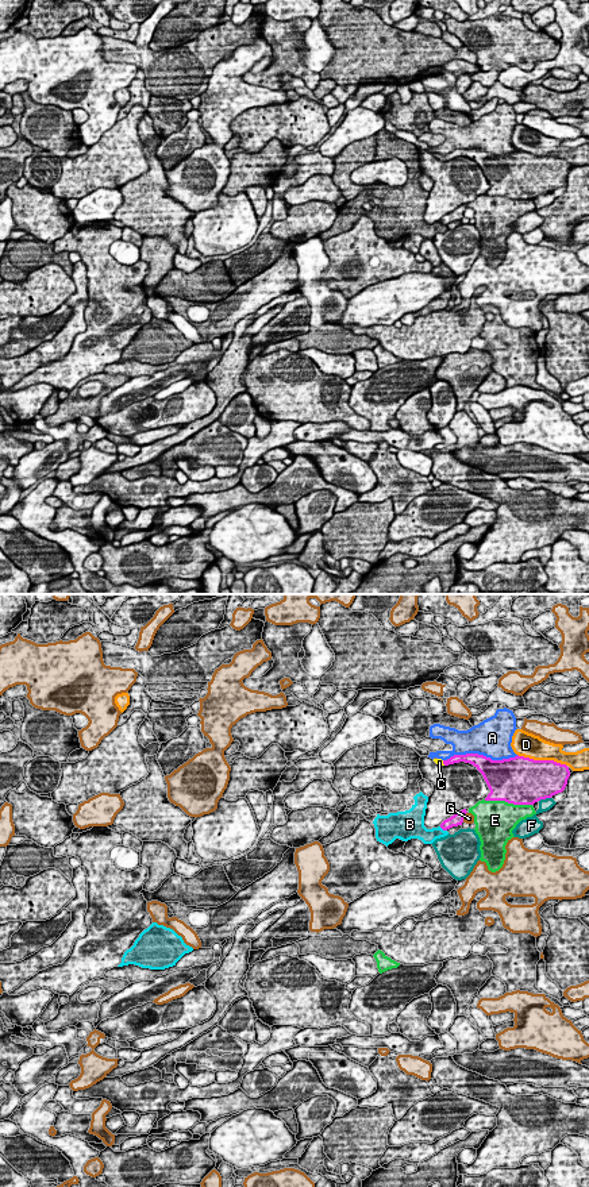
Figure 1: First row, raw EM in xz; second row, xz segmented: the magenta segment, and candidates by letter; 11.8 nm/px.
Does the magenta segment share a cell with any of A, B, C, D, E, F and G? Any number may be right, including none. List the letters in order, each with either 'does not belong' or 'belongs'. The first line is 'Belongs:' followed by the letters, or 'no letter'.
Belongs: C
A: does not belong
B: does not belong
C: belongs
D: does not belong
E: does not belong
F: does not belong
G: does not belong

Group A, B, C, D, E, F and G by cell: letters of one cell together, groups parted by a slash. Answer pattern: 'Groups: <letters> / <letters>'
Groups: A / B / C / D / E / F / G

